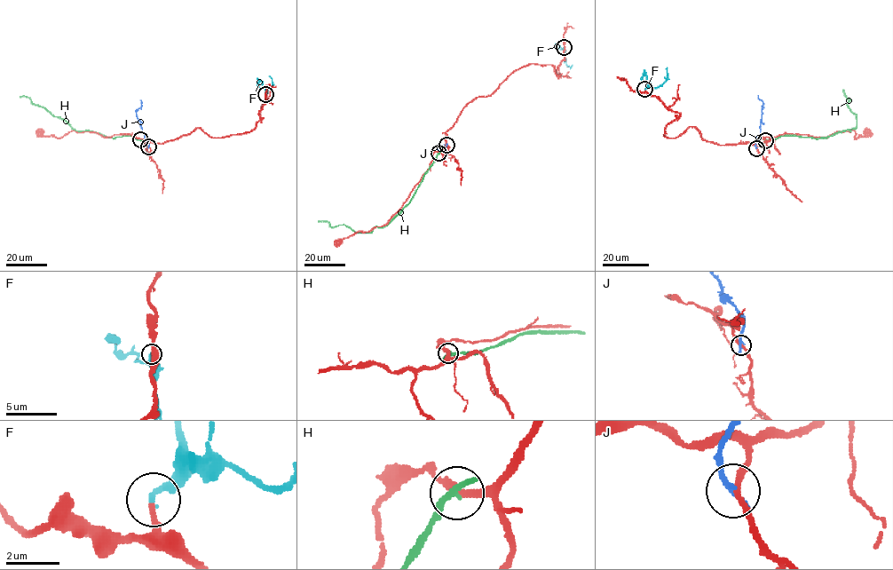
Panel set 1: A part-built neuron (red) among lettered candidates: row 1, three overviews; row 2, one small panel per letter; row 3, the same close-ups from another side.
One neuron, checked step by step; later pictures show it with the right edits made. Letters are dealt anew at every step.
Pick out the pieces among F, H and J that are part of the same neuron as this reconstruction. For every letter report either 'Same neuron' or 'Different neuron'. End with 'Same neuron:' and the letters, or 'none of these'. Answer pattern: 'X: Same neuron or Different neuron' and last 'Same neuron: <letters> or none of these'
F: Same neuron
H: Different neuron
J: Different neuron
Same neuron: F

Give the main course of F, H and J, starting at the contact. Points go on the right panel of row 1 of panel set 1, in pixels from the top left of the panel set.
F: (645, 89), (651, 85), (658, 87), (663, 83), (667, 75), (667, 67)
H: (765, 140), (782, 135), (826, 138), (849, 130), (856, 126), (856, 116), (847, 106), (849, 99), (842, 91)
J: (756, 148), (762, 102), (758, 95)

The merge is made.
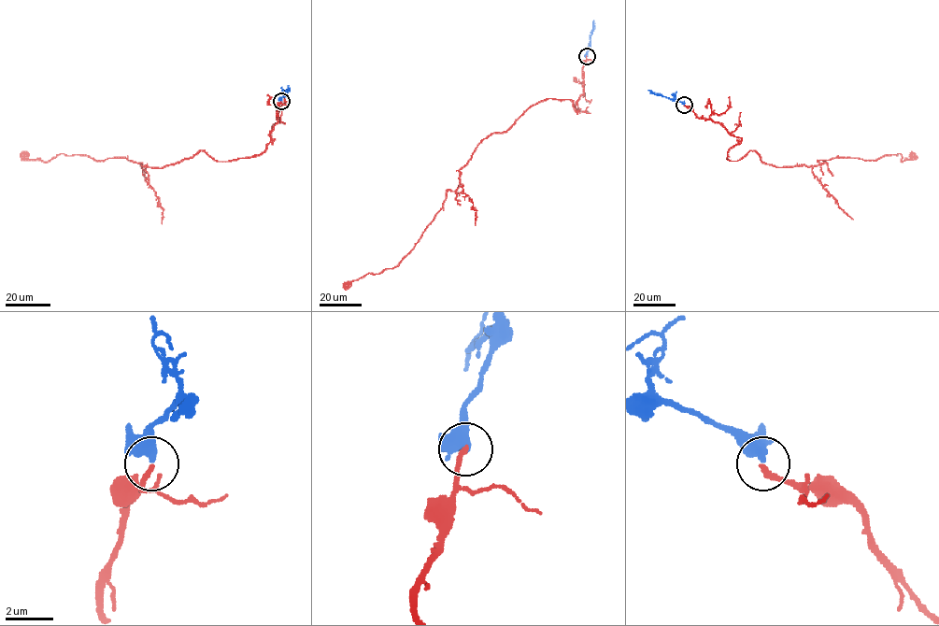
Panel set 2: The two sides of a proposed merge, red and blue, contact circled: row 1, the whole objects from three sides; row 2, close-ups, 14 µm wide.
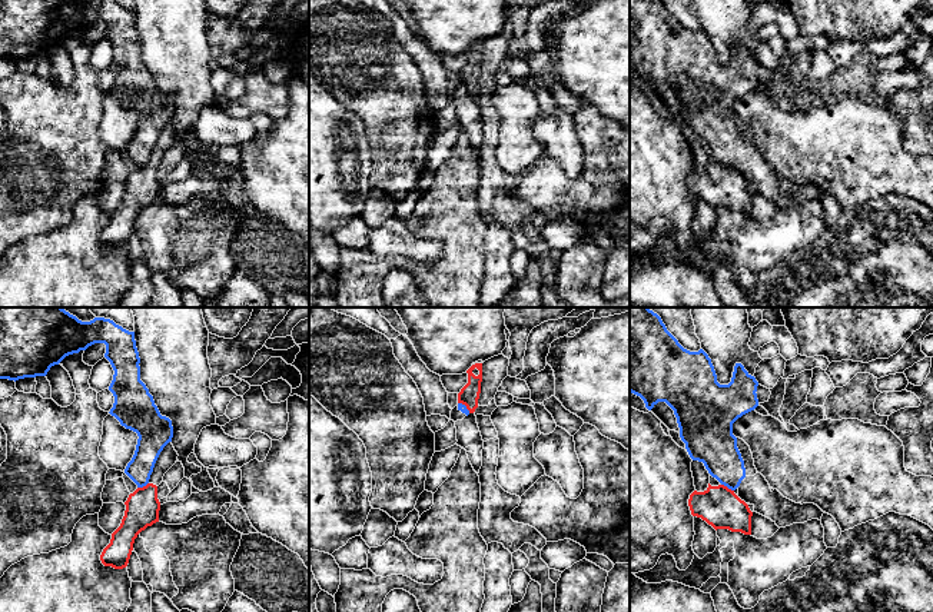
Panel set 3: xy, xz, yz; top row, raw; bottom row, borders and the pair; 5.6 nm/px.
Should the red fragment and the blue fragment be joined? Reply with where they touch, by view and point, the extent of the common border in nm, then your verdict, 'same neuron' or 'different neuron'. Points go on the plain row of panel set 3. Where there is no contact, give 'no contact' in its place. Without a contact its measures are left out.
contact yz (726, 166); length 80 nm; different neuron

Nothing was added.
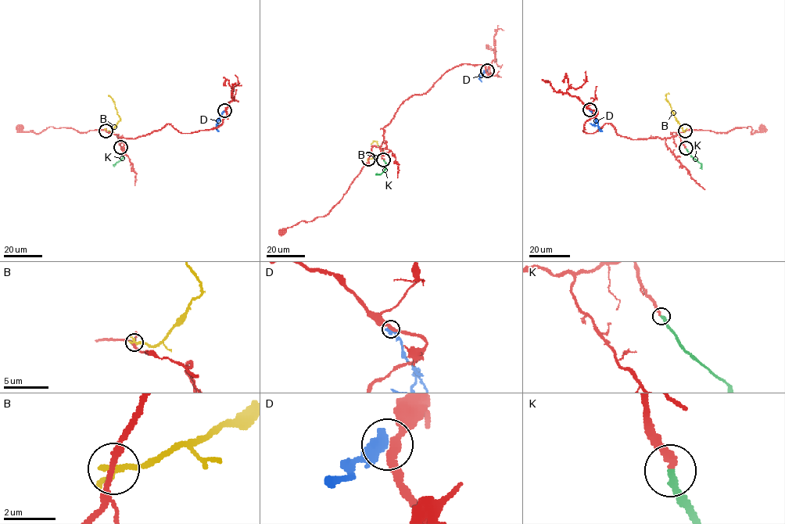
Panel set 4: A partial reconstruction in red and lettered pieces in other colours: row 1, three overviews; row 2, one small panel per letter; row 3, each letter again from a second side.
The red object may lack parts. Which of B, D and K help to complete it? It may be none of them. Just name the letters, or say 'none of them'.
K

